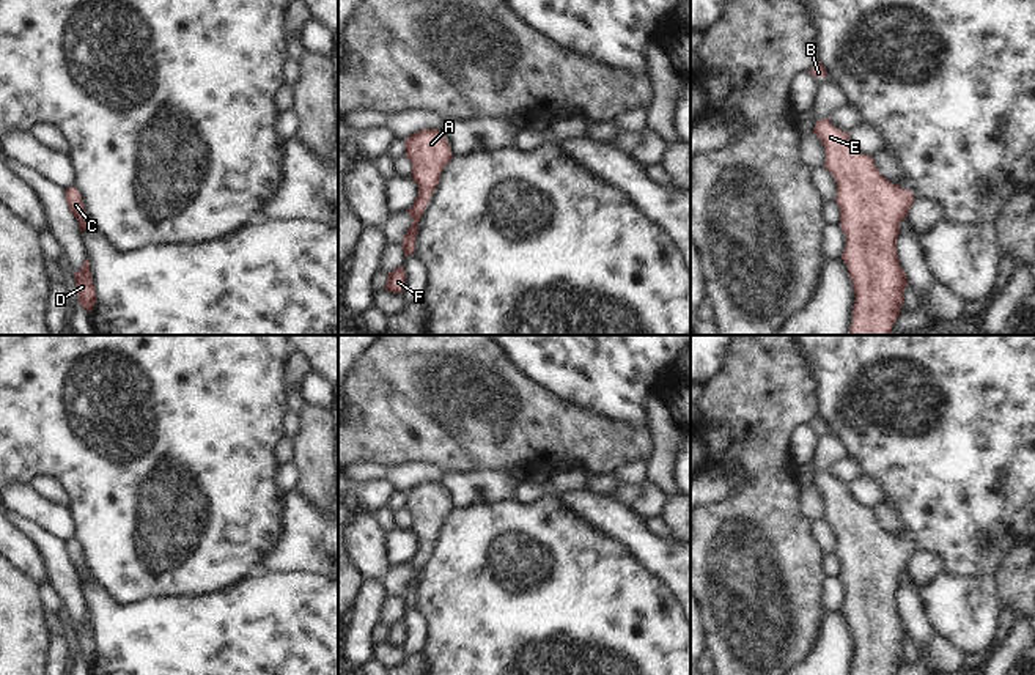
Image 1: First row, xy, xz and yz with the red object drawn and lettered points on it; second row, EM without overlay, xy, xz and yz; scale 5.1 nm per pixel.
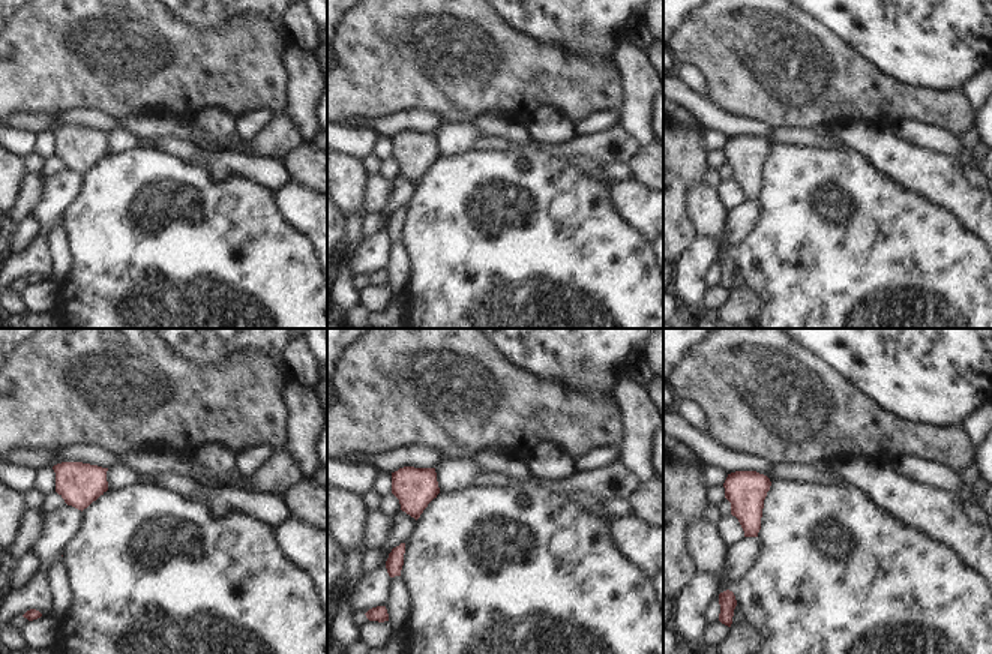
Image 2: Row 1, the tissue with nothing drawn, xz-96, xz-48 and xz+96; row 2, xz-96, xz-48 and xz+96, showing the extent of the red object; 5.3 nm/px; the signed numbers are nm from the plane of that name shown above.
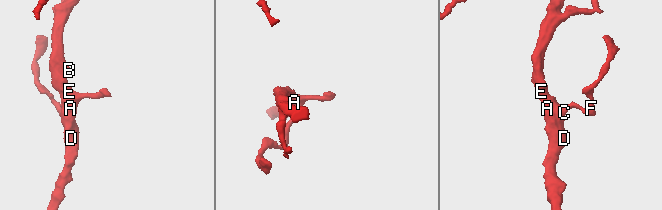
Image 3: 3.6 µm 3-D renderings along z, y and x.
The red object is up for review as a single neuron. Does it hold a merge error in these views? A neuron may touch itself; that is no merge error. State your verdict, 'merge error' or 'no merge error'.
no merge error

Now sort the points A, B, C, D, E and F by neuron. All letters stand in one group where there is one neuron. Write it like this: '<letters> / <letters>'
A B C D E F

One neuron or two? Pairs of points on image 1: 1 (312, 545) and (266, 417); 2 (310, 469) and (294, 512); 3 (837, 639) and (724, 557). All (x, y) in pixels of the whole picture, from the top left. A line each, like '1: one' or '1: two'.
1: two
2: two
3: two

